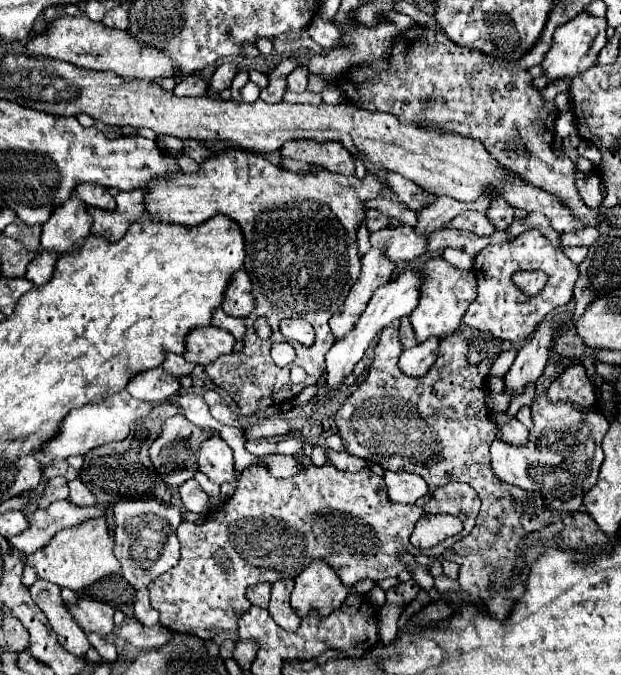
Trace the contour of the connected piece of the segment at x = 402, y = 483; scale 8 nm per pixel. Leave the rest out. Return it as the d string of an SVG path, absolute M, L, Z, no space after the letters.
M384 470L384 482L388 490L388 498L392 502L402 502L402 504L414 504L418 498L428 494L428 486L422 480L422 476L416 474L394 474Z

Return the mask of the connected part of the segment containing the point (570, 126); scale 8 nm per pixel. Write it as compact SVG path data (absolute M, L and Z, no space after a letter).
M562 112L558 118L556 118L556 136L558 138L568 138L570 132L574 130L574 114L572 112Z

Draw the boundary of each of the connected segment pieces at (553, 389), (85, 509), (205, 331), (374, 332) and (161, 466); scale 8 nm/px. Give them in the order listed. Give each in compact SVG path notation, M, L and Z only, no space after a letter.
M572 364L566 368L562 376L552 380L548 388L550 400L572 400L582 408L590 408L596 404L596 390L586 376L582 364Z
M60 500L60 502L50 504L50 508L46 508L46 510L40 508L34 514L30 514L30 528L24 530L22 534L10 538L10 544L24 554L32 554L38 548L46 546L46 542L58 530L76 526L90 518L106 516L106 512L108 512L108 506L100 506L100 504L76 506L70 500Z
M206 326L196 328L190 332L190 338L186 338L186 360L194 364L210 364L222 354L230 354L234 348L234 336L222 328Z
M406 268L398 278L390 280L388 284L384 284L382 288L378 288L374 292L374 296L370 298L364 314L360 316L358 324L354 324L352 332L348 332L342 340L336 340L332 344L332 348L326 354L326 382L328 382L328 394L336 394L338 388L342 386L344 378L348 374L352 374L354 364L364 356L364 352L368 350L370 342L386 328L390 326L394 320L400 320L402 316L410 316L410 312L418 306L418 298L420 298L420 276L416 274L416 270Z
M182 414L174 416L174 418L168 418L164 422L164 428L162 428L160 436L150 446L150 462L154 464L158 476L162 476L162 480L168 486L180 486L182 482L186 482L194 476L194 472L198 470L194 452L200 448L202 440L206 440L206 434L212 434L212 430L202 430L202 428L194 426Z

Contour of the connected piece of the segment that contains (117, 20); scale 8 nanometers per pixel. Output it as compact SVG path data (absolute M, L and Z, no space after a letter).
M118 6L110 12L106 12L104 20L102 20L104 26L110 26L110 28L118 28L118 30L126 30L128 28L128 12L124 6Z

